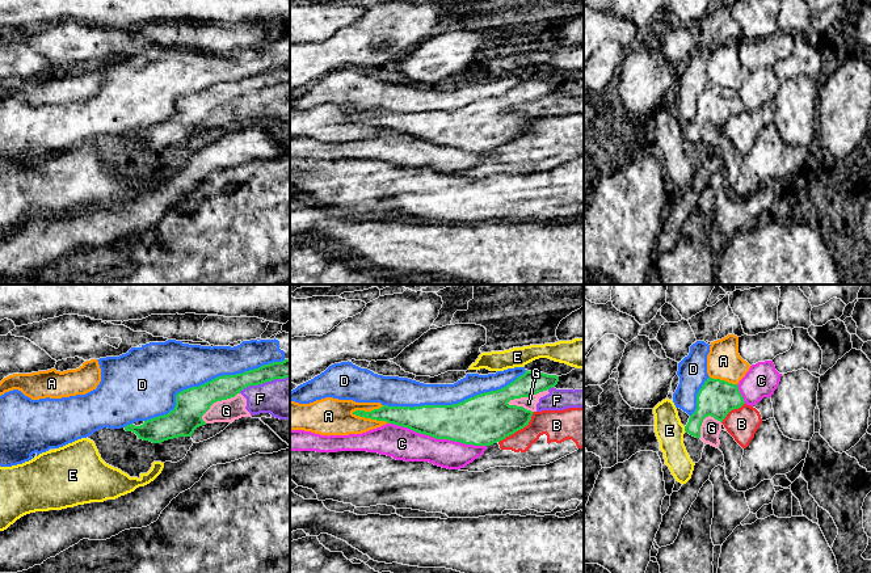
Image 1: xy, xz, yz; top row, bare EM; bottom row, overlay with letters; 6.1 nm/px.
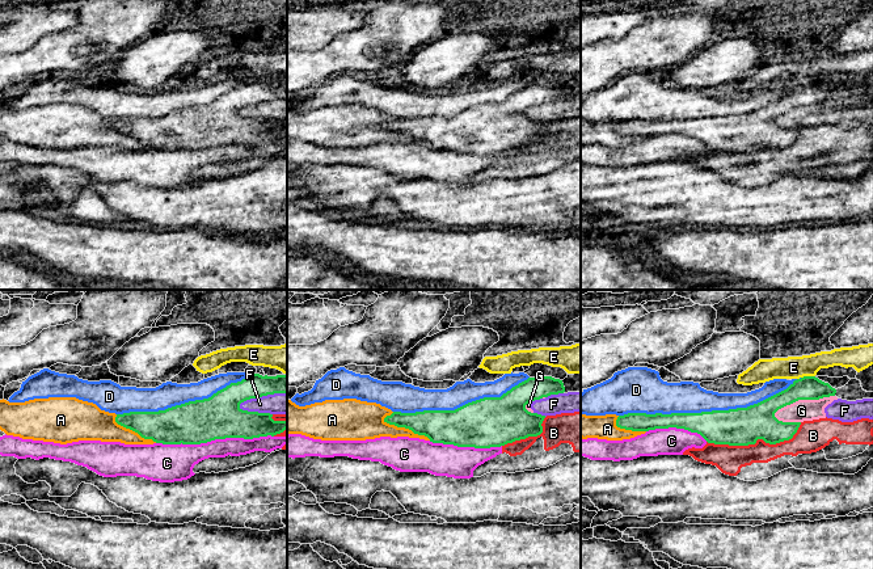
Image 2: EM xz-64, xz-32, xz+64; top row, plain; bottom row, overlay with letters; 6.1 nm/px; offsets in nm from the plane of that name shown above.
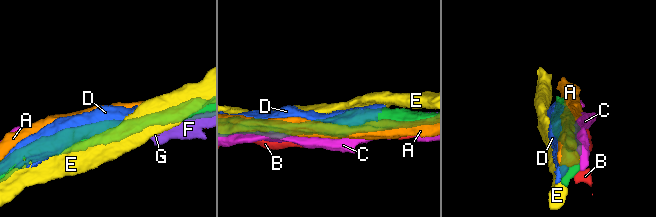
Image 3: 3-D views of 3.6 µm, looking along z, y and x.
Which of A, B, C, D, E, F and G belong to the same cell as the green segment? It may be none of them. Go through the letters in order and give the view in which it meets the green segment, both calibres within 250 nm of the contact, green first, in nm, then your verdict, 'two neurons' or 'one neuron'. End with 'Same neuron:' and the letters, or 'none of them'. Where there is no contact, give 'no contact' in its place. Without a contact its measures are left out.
A: contact in xz; calibres 130 and 220 nm; two neurons
B: contact in xz; calibres 320 and 190 nm; two neurons
C: contact in xz; calibres 280 and 200 nm; two neurons
D: contact in xy; calibres 190 and 320 nm; two neurons
E: contact in yz; calibres 200 and 170 nm; two neurons
F: contact in xy; calibres 150 and 260 nm; two neurons
G: contact in xz; calibres 280 and 80 nm; two neurons
Same neuron: none of them

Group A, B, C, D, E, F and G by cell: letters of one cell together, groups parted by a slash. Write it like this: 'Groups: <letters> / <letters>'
Groups: A / B / C / D / E / F G

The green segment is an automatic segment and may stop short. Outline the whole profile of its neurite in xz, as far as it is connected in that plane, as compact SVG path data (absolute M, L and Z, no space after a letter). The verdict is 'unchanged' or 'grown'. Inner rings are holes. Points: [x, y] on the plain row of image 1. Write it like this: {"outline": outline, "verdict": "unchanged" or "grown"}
{"outline": "M525 77L506 93L484 98L453 111L421 111L421 113L388 113L383 111L371 118L355 117L353 121L386 127L397 132L408 134L416 139L430 142L436 146L449 146L474 152L491 152L529 131L534 118L523 113L509 111L514 105L529 104L555 93L559 83L543 79Z", "verdict": "unchanged"}

